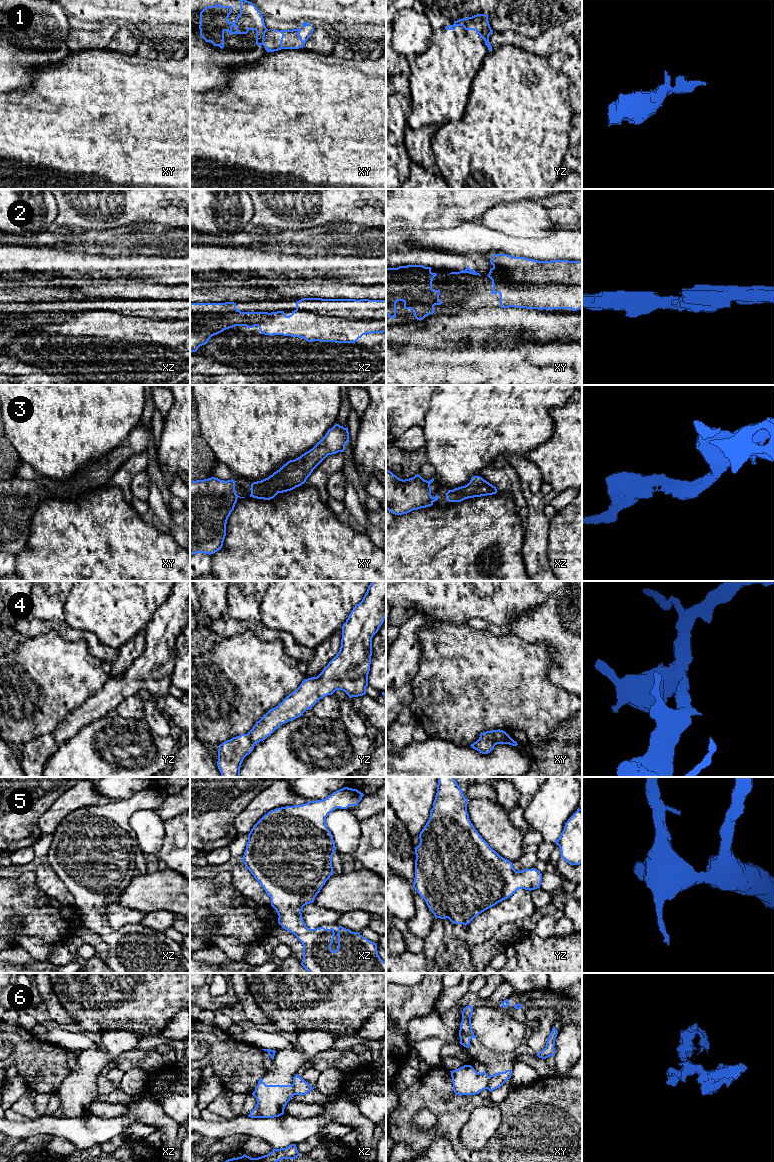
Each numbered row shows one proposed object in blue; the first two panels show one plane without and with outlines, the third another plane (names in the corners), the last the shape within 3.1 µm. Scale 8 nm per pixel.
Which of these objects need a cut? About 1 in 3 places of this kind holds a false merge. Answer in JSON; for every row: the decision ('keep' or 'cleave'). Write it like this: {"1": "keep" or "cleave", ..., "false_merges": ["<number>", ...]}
{"1": "cleave", "2": "keep", "3": "keep", "4": "keep", "5": "keep", "6": "cleave", "false_merges": ["1", "6"]}

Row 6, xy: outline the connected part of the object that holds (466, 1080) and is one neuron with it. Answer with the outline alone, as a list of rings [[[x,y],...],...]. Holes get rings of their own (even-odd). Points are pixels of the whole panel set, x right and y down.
[[[464,1065],[450,1072],[456,1095],[475,1095],[487,1089],[489,1075],[484,1071],[478,1073],[471,1065]]]

